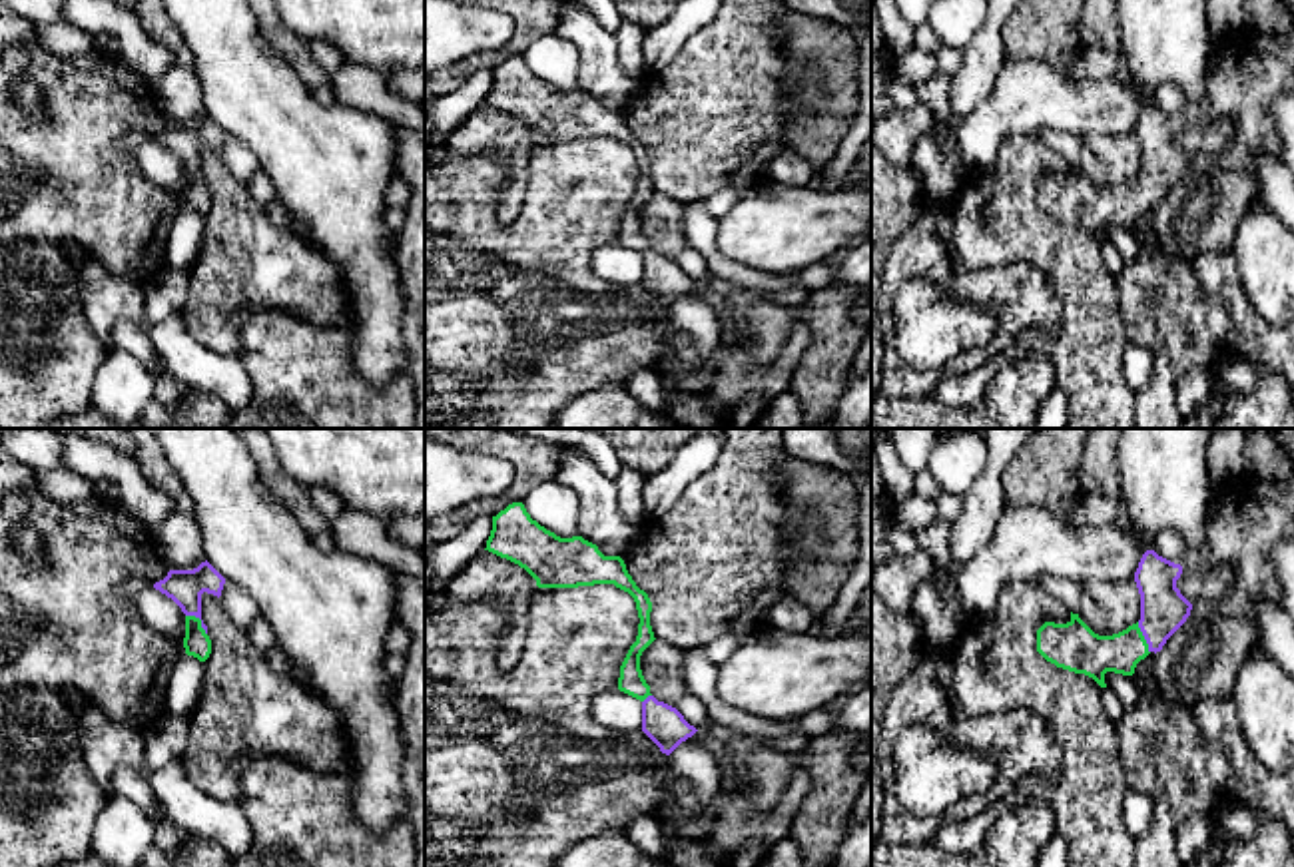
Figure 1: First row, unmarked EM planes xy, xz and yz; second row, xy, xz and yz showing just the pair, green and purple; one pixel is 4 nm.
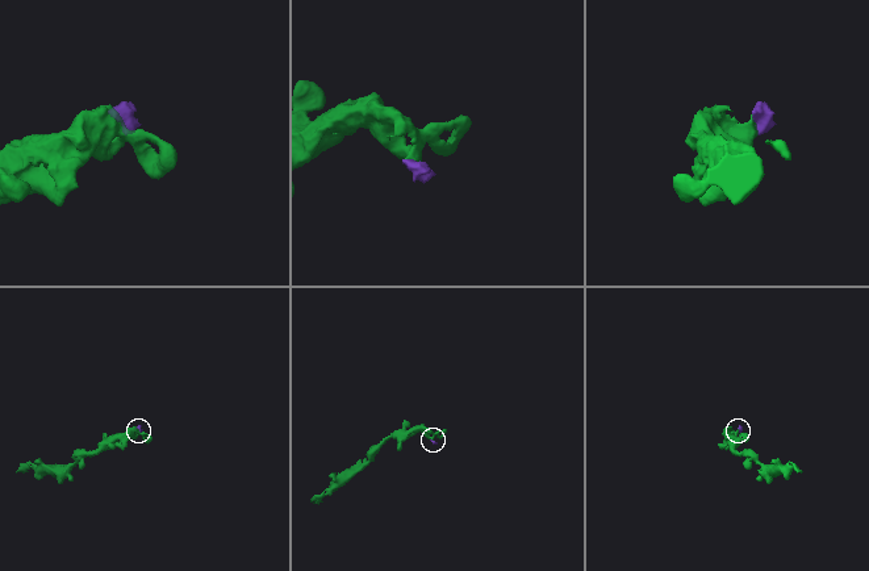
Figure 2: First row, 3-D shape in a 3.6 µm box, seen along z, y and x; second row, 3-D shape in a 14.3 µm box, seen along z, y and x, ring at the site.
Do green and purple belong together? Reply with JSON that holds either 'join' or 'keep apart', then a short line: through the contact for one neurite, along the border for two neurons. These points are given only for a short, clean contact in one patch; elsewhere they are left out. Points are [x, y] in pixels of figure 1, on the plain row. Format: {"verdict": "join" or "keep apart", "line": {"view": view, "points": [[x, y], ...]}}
{"verdict": "join", "line": {"view": "yz", "points": [[1085, 206], [1121, 206], [1143, 192], [1157, 178], [1163, 162]]}}

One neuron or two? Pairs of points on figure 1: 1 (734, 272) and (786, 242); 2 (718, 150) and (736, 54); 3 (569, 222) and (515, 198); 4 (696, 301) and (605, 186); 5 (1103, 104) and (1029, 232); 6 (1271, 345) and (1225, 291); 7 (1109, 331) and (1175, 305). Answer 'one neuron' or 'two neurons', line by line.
1: two neurons
2: one neuron
3: two neurons
4: two neurons
5: two neurons
6: one neuron
7: two neurons

